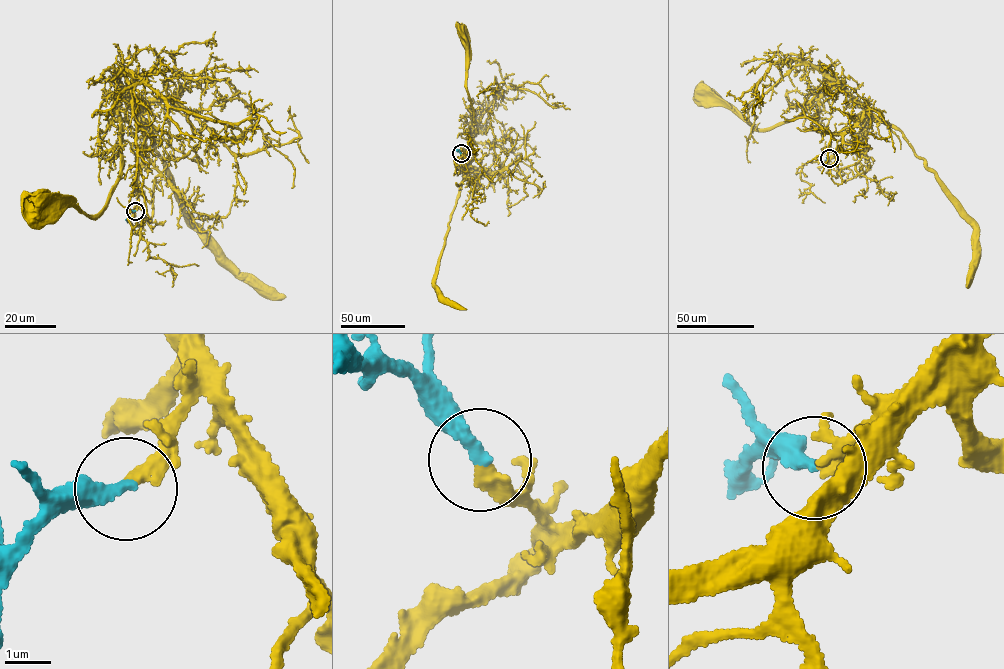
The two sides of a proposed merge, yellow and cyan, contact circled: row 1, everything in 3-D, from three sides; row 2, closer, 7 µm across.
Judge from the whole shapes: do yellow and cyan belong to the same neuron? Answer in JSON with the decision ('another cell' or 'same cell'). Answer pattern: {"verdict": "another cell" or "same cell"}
{"verdict": "same cell"}

